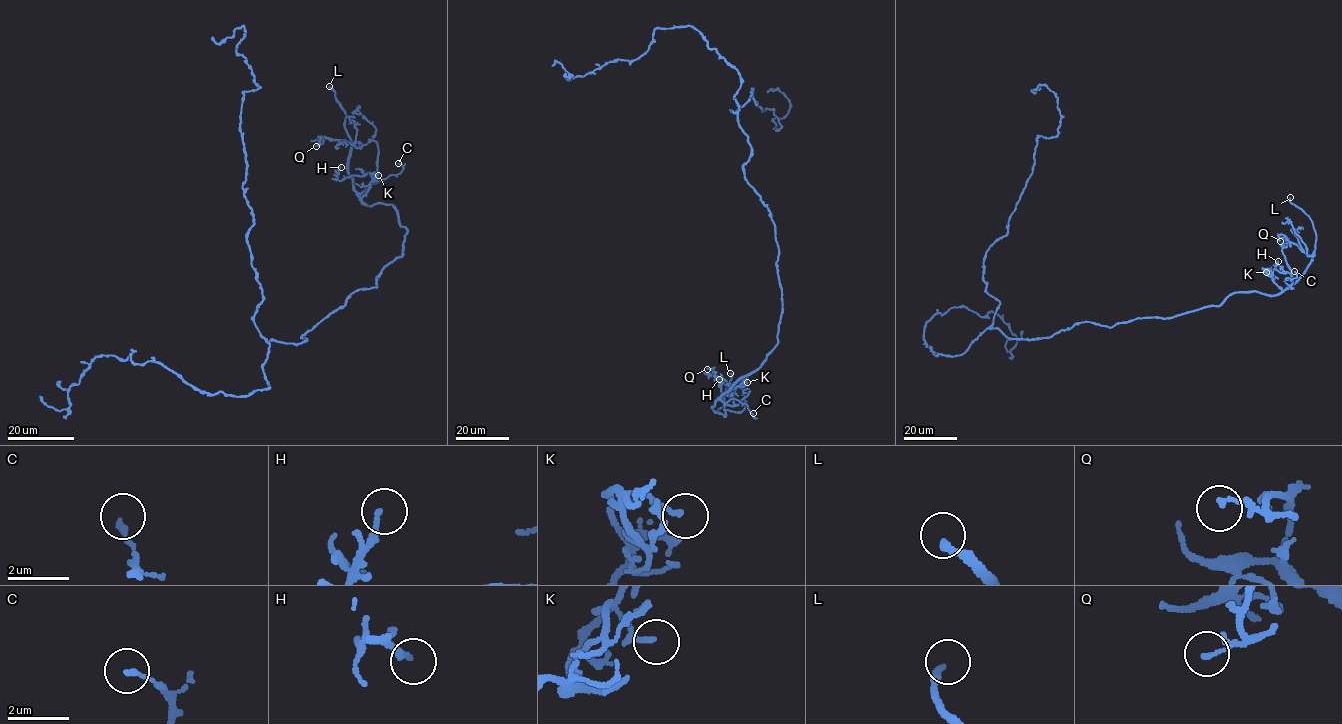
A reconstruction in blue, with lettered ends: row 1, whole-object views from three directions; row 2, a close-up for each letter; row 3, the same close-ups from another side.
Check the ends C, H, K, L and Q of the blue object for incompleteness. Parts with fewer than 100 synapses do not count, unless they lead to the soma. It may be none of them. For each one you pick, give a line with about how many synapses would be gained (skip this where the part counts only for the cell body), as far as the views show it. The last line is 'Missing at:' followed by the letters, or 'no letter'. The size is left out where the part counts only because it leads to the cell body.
Missing at: L

